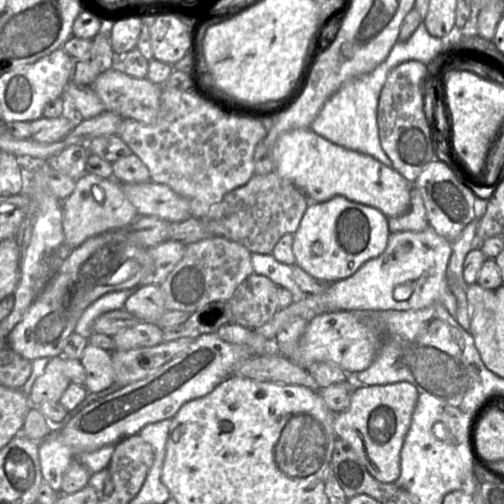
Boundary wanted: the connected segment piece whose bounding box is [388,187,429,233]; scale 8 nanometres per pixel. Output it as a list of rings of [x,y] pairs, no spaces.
[[[412,187],[409,209],[400,216],[388,218],[390,233],[413,231],[420,232],[429,226],[426,209],[420,191]]]

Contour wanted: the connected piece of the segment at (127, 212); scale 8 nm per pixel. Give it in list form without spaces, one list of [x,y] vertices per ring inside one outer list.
[[[84,173],[76,179],[73,192],[62,201],[62,227],[66,244],[74,249],[87,238],[103,232],[125,228],[138,214],[136,208],[125,196],[121,183],[112,178],[102,178]]]

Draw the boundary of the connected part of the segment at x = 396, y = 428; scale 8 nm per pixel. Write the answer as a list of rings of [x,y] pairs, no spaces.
[[[407,381],[364,386],[352,395],[348,409],[335,413],[337,438],[349,443],[369,473],[383,483],[395,483],[401,474],[400,453],[418,400],[417,388]]]

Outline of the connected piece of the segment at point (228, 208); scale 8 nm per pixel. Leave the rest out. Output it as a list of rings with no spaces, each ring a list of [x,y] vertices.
[[[274,170],[265,175],[254,174],[248,183],[212,205],[201,219],[212,236],[235,241],[251,253],[271,254],[283,235],[296,232],[308,205],[309,201],[301,190]]]

